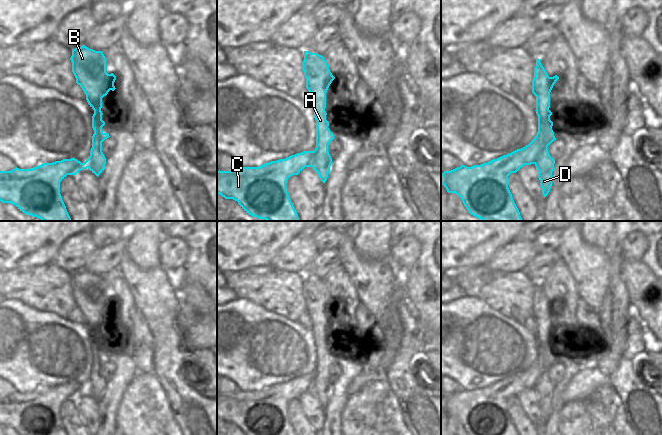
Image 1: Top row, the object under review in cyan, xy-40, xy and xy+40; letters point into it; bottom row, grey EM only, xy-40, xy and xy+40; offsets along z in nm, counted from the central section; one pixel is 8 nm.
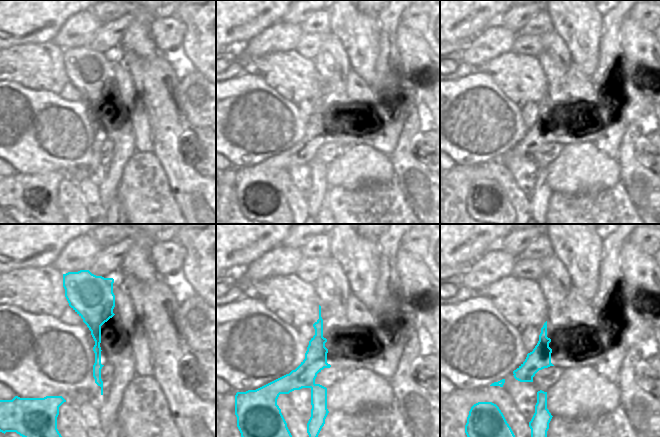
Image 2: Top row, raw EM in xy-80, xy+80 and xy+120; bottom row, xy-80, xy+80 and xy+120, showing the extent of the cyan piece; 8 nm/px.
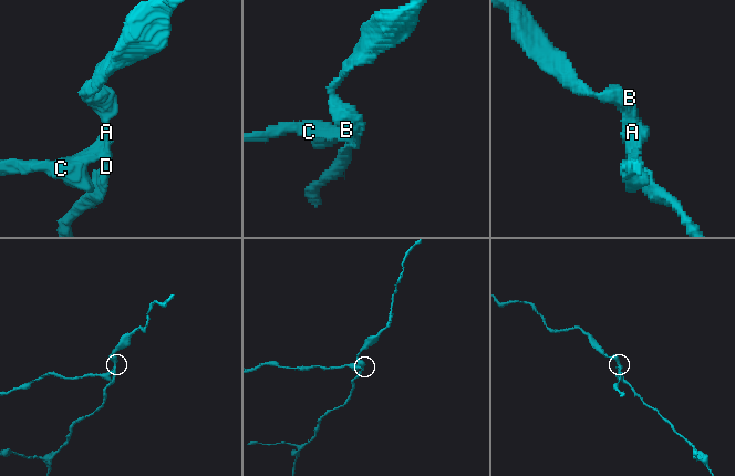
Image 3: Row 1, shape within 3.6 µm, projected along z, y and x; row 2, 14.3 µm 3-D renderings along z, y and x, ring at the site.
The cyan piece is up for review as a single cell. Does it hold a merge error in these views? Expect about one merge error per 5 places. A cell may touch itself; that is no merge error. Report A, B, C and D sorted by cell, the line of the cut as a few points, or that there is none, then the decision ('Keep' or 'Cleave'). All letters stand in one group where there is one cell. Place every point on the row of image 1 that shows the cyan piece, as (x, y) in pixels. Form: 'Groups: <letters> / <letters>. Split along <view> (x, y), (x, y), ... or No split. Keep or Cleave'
Groups: A B D / C. Split along xy+40 (538, 142), (541, 151), (533, 163). Cleave

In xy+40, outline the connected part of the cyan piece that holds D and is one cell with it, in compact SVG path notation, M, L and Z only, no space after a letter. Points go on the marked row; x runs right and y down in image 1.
M536 59L534 78L532 80L532 93L536 96L536 114L538 116L538 132L531 143L539 143L542 150L534 163L538 170L538 178L544 198L552 186L552 172L555 160L548 152L548 146L556 140L552 130L553 122L550 120L550 92L559 79L557 75L549 77L542 66L540 59Z

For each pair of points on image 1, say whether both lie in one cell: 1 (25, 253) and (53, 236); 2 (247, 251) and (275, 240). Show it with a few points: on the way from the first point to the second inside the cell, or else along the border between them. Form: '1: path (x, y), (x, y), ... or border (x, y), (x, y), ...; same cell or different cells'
1: path (32, 246), (42, 236), (46, 236); same cell
2: path (254, 244), (257, 241), (268, 241); same cell

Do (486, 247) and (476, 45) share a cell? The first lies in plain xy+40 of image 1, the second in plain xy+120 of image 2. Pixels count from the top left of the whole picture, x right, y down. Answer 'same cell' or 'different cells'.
different cells

